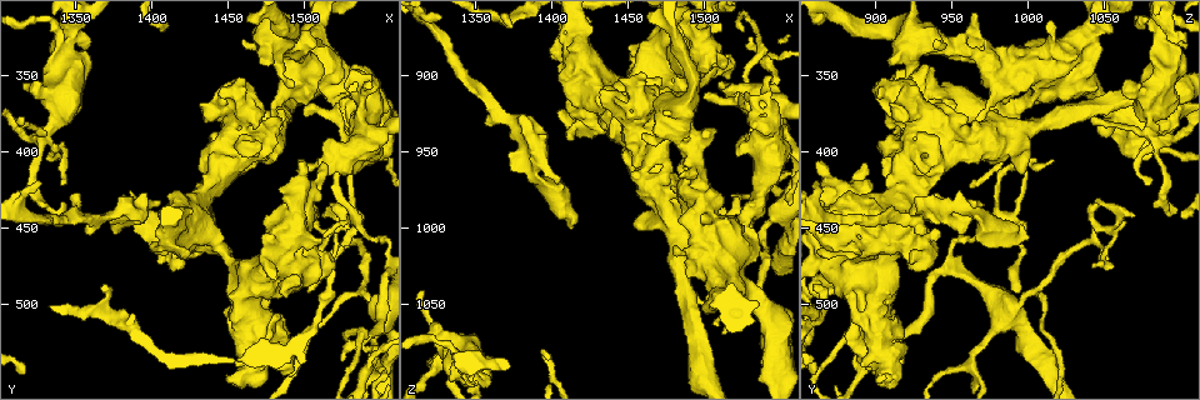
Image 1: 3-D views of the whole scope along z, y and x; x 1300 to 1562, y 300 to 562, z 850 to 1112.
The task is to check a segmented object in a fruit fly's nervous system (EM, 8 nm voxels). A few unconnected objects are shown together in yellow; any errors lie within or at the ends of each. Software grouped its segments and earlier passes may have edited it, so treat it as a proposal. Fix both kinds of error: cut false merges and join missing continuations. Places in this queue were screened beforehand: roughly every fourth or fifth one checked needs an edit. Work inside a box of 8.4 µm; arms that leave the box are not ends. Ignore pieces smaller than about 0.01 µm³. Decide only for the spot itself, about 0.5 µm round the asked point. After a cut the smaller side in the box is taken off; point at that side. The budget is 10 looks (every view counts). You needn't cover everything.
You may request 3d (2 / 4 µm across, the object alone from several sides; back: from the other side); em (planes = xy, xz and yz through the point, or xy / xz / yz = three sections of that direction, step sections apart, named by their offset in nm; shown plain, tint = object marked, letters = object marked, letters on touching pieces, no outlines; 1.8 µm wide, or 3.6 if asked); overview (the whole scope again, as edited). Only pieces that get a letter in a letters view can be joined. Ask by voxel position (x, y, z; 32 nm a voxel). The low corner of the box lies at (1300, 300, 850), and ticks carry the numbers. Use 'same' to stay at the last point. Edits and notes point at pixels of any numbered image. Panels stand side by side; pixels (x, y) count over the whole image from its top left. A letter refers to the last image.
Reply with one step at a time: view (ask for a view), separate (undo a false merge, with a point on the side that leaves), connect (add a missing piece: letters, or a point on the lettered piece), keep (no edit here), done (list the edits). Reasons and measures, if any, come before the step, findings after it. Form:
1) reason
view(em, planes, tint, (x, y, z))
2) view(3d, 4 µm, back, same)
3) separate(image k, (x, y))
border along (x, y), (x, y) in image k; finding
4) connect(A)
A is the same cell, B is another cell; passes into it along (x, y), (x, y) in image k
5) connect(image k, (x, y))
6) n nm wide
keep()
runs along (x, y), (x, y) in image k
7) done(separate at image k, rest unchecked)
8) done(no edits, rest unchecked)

view(em, 3.6 µm, yz, step 4, plain, (1346, 328, 1090))

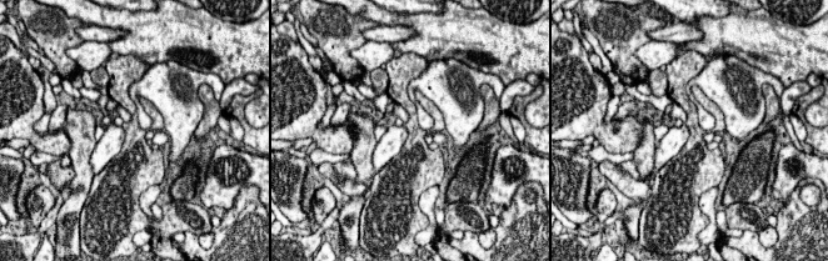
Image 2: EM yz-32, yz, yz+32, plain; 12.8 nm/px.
view(em, 3.6 µm, yz, step 4, letters, same)

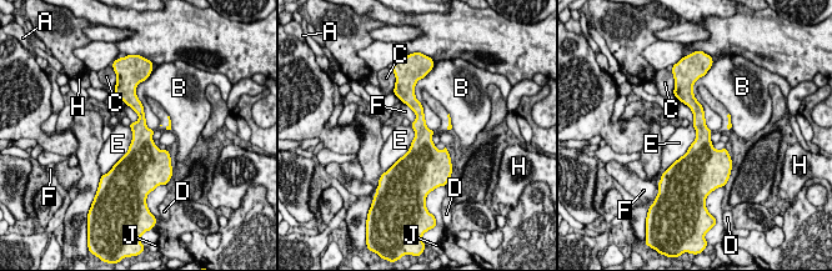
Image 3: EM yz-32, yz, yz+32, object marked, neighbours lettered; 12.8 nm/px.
220 nm wide
keep()
A, B, C, D, E, F, H and J are other cells; border along (692, 124), (695, 140), (670, 165) in image 3; all the same cell

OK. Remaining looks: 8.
arms part here
view(em, xy, step 4, letters, (1388, 440, 958))

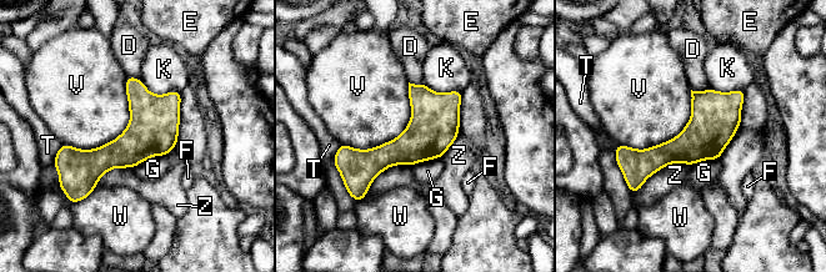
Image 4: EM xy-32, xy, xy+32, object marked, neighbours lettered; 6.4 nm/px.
320 nm wide
keep()
D, E, F, G, K, T, V, W and Z are other cells; one cell here

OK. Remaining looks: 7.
branch stops here
view(3d, 4 µm, back, (1472, 396, 904))

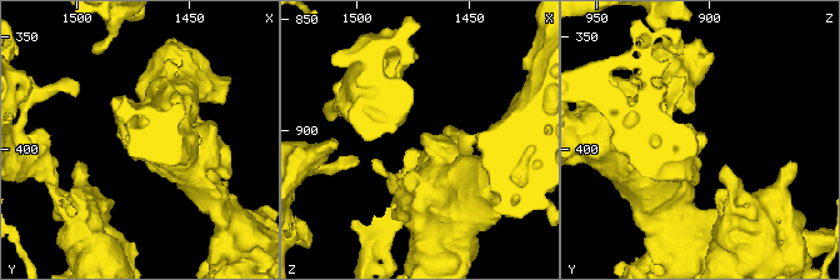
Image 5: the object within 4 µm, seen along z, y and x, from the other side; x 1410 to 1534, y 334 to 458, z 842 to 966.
view(em, xy, step 8, letters, (1469, 394, 901))

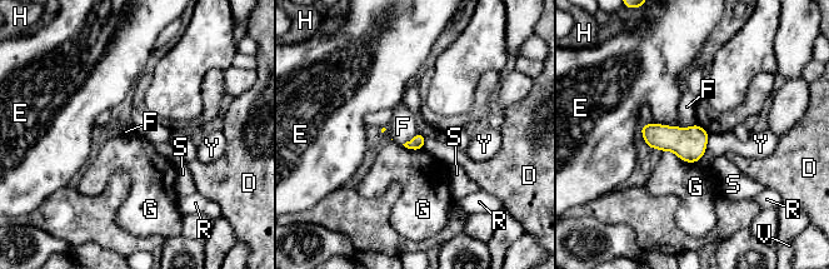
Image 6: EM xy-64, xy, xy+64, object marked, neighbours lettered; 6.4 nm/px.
keep()
D, E, F, G, H, R, S, V and Y are other cells; none of them fits

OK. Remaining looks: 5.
abrupt turn
view(em, planes, tint, (1330, 390, 1084))

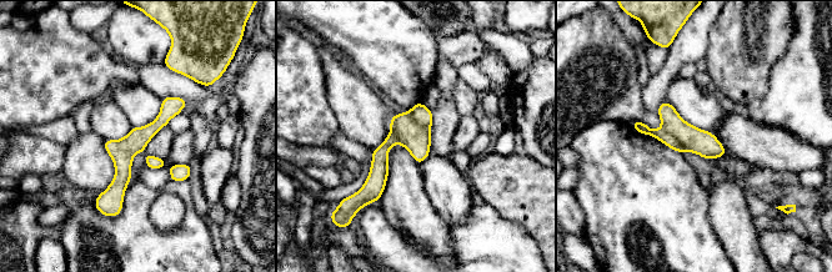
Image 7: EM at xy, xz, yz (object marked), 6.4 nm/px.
view(em, planes, letters, same)

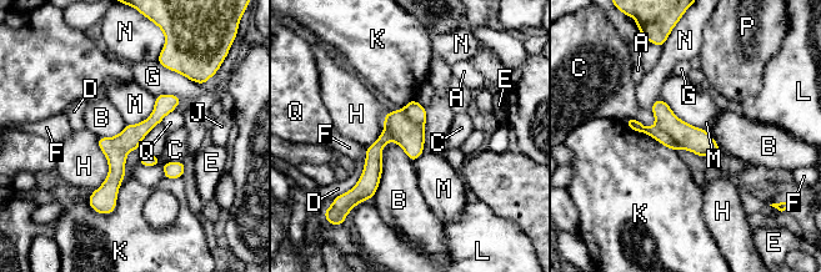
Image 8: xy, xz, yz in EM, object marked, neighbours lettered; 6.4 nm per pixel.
separate(image 8, (664, 139))
A, B, C, D, E, F, G, H, J, K, L, M, N, P and Q are other cells; two cells meet here

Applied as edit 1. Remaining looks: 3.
done(separate at image 8, rest unchecked)

